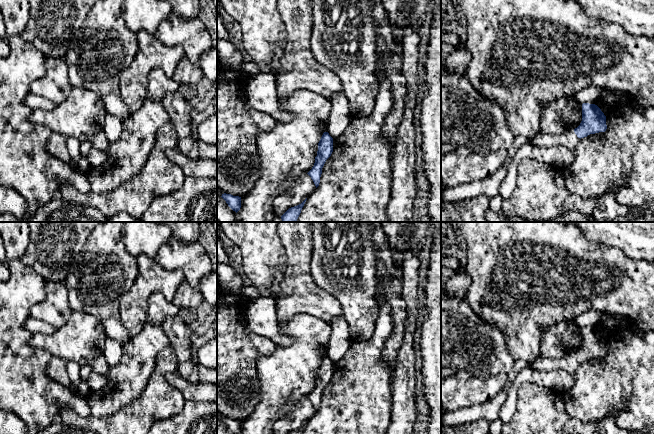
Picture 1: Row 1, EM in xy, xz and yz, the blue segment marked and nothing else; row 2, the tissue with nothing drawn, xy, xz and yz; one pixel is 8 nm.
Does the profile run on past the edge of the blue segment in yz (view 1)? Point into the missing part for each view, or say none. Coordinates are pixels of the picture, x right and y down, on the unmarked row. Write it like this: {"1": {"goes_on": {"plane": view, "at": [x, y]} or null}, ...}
{"1": {"goes_on": {"plane": "yz", "at": [569, 363]}}}

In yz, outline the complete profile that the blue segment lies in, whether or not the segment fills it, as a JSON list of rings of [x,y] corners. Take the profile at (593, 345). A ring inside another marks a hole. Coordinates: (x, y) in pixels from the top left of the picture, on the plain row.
[[[582,328],[582,345],[572,354],[567,354],[559,359],[538,357],[530,362],[530,368],[540,371],[565,370],[574,375],[581,362],[590,358],[605,356],[607,353],[606,340],[595,328]]]

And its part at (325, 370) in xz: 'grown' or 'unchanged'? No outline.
unchanged

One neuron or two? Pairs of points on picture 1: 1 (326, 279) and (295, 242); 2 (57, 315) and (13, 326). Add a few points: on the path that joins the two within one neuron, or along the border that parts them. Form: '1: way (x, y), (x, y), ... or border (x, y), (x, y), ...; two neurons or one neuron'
1: border (311, 237), (312, 259), (310, 274), (316, 284); two neurons
2: border (45, 297), (30, 309), (30, 316); two neurons

